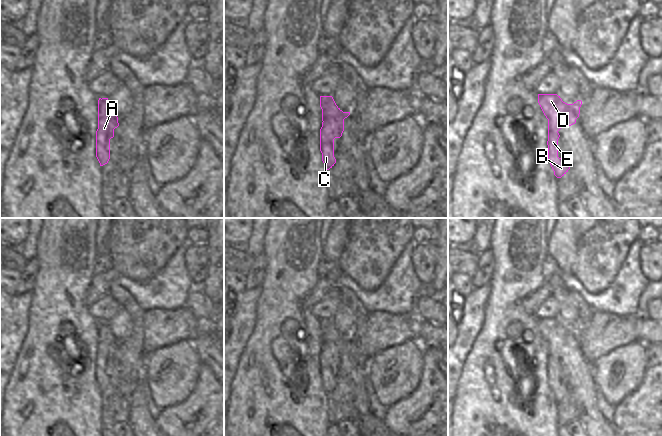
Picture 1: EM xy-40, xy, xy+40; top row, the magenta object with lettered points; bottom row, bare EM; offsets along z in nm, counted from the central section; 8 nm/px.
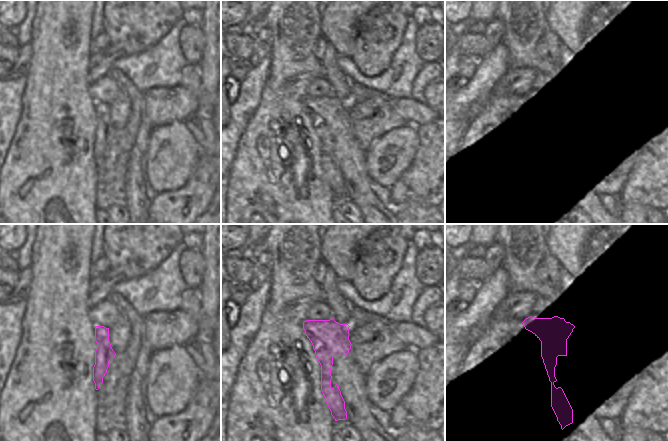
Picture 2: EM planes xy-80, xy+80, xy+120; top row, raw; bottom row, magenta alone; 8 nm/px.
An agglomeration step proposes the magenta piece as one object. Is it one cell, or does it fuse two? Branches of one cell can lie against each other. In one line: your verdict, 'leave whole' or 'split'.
split

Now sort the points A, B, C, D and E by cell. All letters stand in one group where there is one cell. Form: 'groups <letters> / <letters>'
groups A B C E / D

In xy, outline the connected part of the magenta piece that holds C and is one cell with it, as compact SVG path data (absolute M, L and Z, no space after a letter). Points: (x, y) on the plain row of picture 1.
M325 342L320 353L320 375L327 394L336 387L334 381L334 363L340 362L340 349L333 342Z

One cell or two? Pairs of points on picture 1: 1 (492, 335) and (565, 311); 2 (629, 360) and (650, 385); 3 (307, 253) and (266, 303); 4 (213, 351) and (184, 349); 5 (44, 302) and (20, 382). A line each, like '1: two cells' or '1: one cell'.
1: two cells
2: two cells
3: one cell
4: two cells
5: one cell

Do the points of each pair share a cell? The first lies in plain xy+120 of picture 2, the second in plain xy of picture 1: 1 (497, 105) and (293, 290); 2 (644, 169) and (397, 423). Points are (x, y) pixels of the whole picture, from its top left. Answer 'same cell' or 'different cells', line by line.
1: same cell
2: same cell

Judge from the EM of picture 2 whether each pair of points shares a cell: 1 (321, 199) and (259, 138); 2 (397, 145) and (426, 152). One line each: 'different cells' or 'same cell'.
1: same cell
2: different cells

